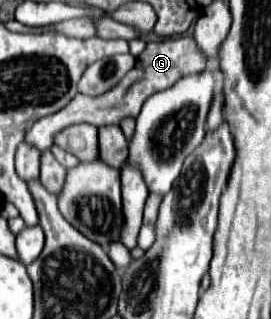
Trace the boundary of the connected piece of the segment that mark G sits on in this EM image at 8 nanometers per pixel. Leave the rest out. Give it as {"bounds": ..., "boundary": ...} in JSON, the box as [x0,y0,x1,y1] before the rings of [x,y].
{"bounds":[23,36,207,152],"boundary":[[[173,36],[173,38],[163,38],[163,40],[153,40],[147,42],[147,48],[137,56],[135,66],[127,72],[127,76],[119,82],[119,86],[115,86],[113,90],[109,90],[103,96],[83,96],[77,94],[65,108],[61,108],[59,112],[45,116],[41,120],[37,120],[29,132],[25,134],[23,142],[35,146],[39,152],[45,152],[51,148],[55,134],[61,132],[67,126],[73,124],[93,124],[97,128],[101,126],[111,126],[111,124],[121,124],[121,120],[125,118],[137,118],[139,110],[143,106],[143,102],[153,96],[155,92],[161,92],[165,88],[171,88],[171,84],[175,84],[177,80],[181,80],[183,76],[193,76],[203,72],[207,66],[207,60],[203,56],[203,52],[197,48],[193,36]]]}

